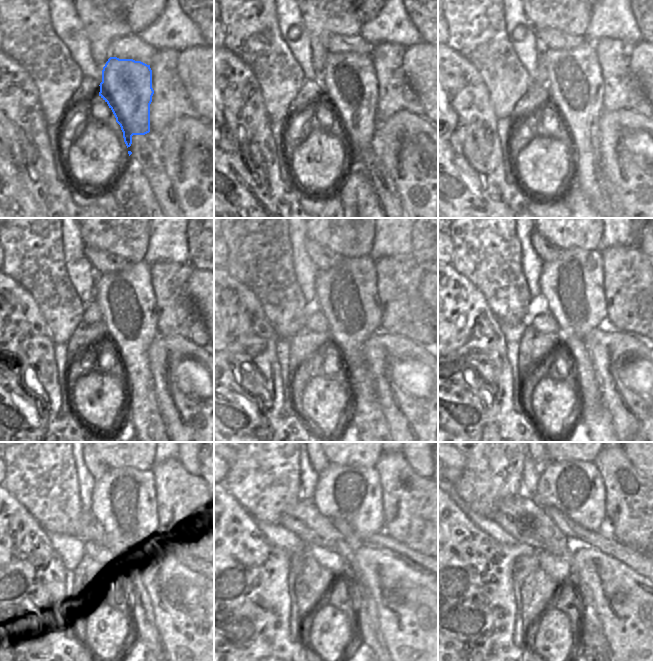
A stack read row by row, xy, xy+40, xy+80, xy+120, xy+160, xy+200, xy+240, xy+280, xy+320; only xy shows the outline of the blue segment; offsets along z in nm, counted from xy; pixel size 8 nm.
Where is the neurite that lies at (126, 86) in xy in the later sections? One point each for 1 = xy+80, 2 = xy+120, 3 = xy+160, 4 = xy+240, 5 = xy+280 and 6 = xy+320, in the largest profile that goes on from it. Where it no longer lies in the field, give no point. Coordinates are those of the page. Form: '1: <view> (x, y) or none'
1: xy+80 (575, 84)
2: xy+120 (126, 299)
3: xy+160 (347, 294)
4: xy+240 (124, 500)
5: xy+280 (351, 493)
6: xy+320 (576, 488)

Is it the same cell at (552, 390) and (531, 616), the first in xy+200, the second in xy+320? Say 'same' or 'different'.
different

